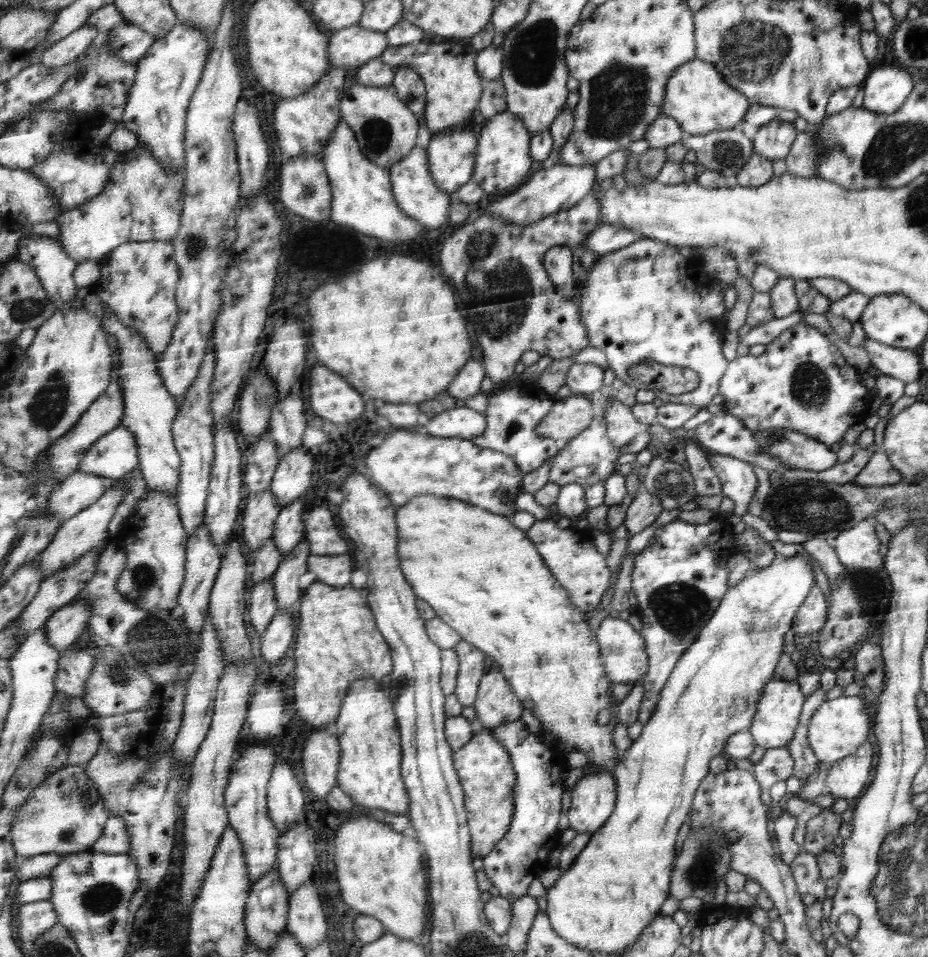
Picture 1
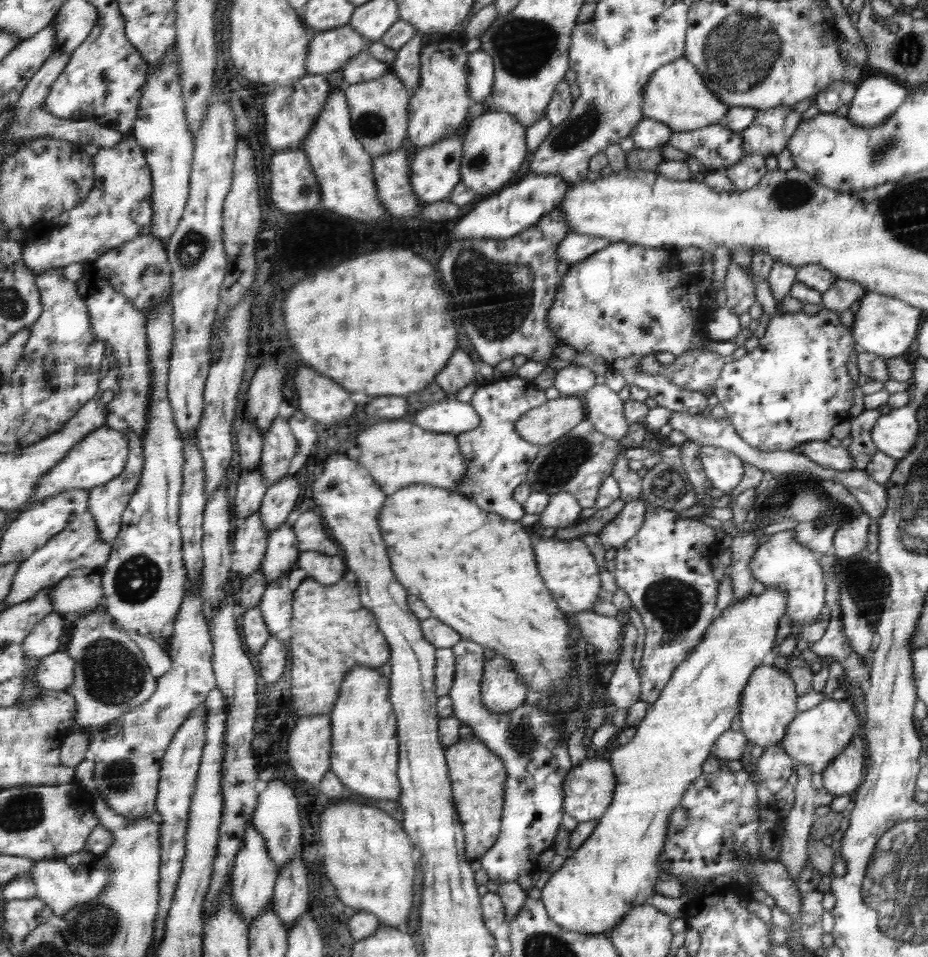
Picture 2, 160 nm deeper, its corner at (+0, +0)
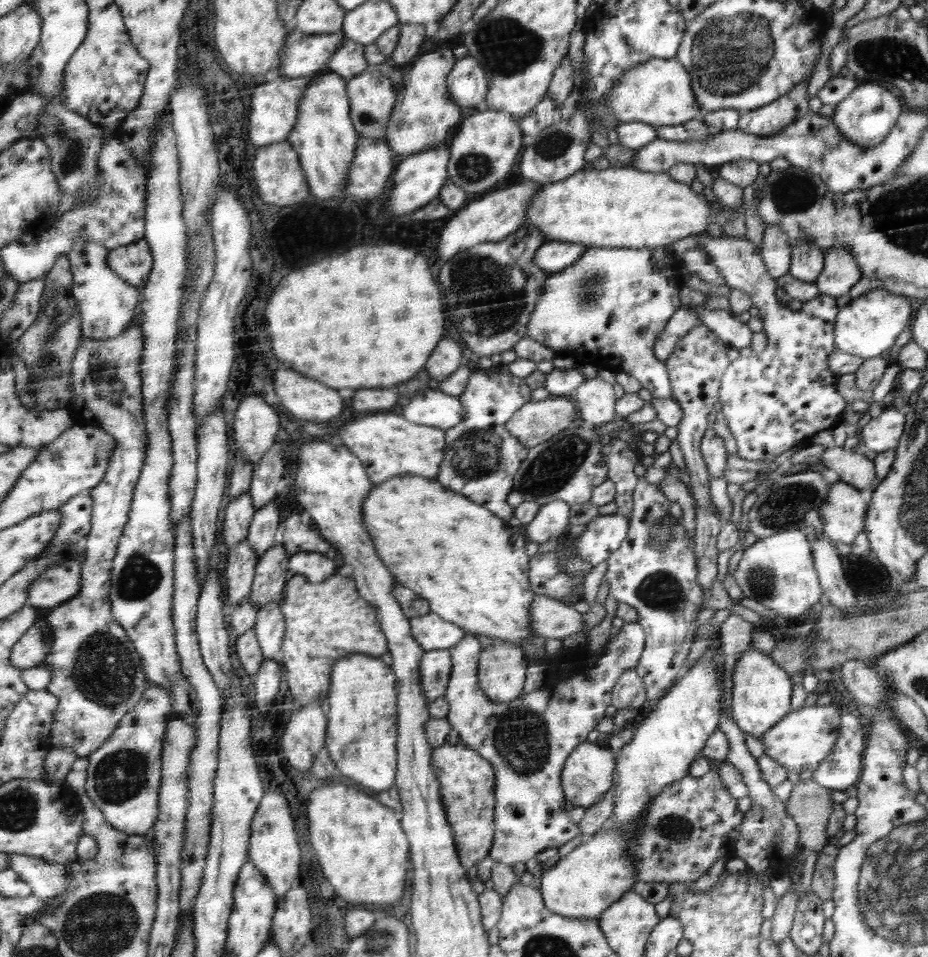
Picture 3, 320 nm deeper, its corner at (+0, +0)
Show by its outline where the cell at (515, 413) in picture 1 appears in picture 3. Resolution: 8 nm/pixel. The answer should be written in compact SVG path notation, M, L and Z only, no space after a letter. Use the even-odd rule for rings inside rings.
M474 366L466 388L459 396L464 405L466 418L461 424L445 431L446 457L440 466L440 474L436 478L450 490L458 490L460 494L468 496L468 498L474 498L474 502L481 503L481 506L488 508L494 515L501 516L507 521L514 516L514 508L510 507L507 502L507 498L513 490L513 478L528 452L526 445L518 442L518 439L509 433L507 425L510 417L518 409L532 401L530 400L530 391L532 388L524 382L524 378L509 373L491 373Z

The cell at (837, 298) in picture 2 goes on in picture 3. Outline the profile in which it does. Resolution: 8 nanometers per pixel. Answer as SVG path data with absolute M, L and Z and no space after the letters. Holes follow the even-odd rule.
M838 246L836 250L826 252L824 259L824 270L819 272L820 276L814 283L819 294L842 297L850 293L852 287L861 279L861 271L852 254L848 254L844 246Z

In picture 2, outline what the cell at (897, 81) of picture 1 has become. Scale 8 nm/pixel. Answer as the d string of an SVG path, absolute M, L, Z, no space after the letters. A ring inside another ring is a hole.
M865 75L857 84L857 92L853 100L850 101L846 117L853 119L853 122L856 122L858 126L880 125L897 112L908 96L909 89L904 83L894 82L892 78L882 75L874 75L873 77Z

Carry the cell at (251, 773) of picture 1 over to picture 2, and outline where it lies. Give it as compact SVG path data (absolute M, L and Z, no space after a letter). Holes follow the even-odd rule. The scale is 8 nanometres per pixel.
M250 822L246 829L244 843L237 855L234 868L230 874L232 882L232 899L236 901L242 917L250 924L253 920L270 905L273 890L276 888L277 876L279 875L277 863L270 857L265 836L256 829L254 822Z

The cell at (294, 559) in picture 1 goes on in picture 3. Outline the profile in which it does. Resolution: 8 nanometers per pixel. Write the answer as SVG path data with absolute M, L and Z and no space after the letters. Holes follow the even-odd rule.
M279 600L271 602L258 610L253 629L263 651L264 658L277 658L284 644L285 620Z

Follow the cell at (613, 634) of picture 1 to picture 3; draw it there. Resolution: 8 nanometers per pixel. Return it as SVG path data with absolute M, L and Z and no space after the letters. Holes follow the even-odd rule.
M547 596L534 597L529 614L532 614L531 626L537 636L563 639L581 632L587 637L590 631L590 628L585 628L582 613L576 611L572 604L568 606Z

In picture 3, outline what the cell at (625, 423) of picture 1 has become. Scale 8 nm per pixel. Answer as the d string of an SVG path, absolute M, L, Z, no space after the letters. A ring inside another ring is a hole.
M598 376L584 379L570 396L581 407L581 419L589 426L604 426L616 415L617 395L613 385Z

